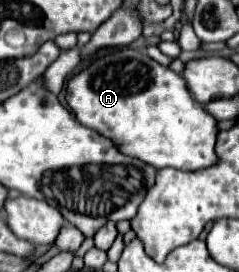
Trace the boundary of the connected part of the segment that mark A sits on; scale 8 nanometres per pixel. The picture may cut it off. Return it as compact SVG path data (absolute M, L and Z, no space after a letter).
M131 47L113 49L93 59L89 67L73 75L67 81L67 105L71 107L75 119L81 125L95 129L103 137L111 139L119 147L119 151L143 163L149 163L155 169L173 167L181 171L197 171L201 167L209 167L217 163L217 155L215 155L217 121L203 109L203 105L195 103L181 75L155 63L145 53L135 51Z

